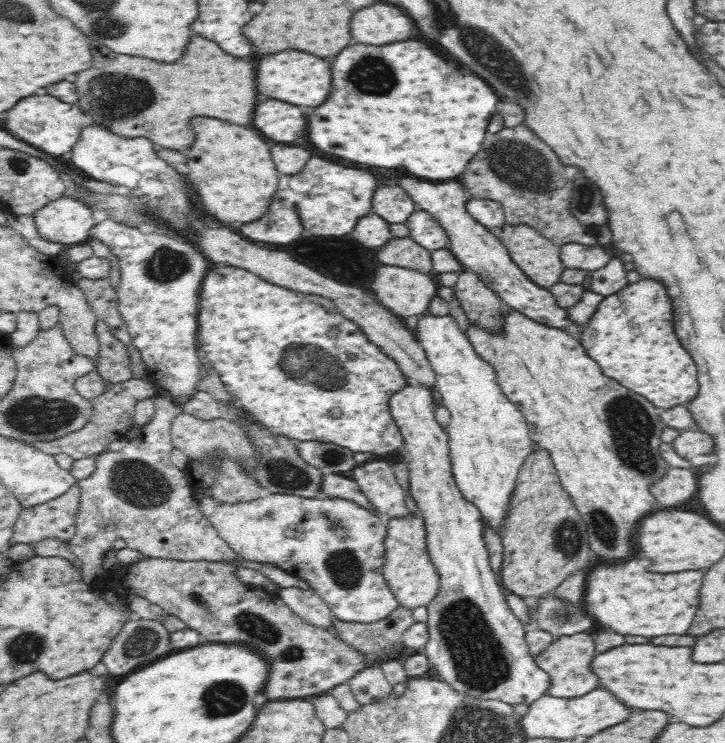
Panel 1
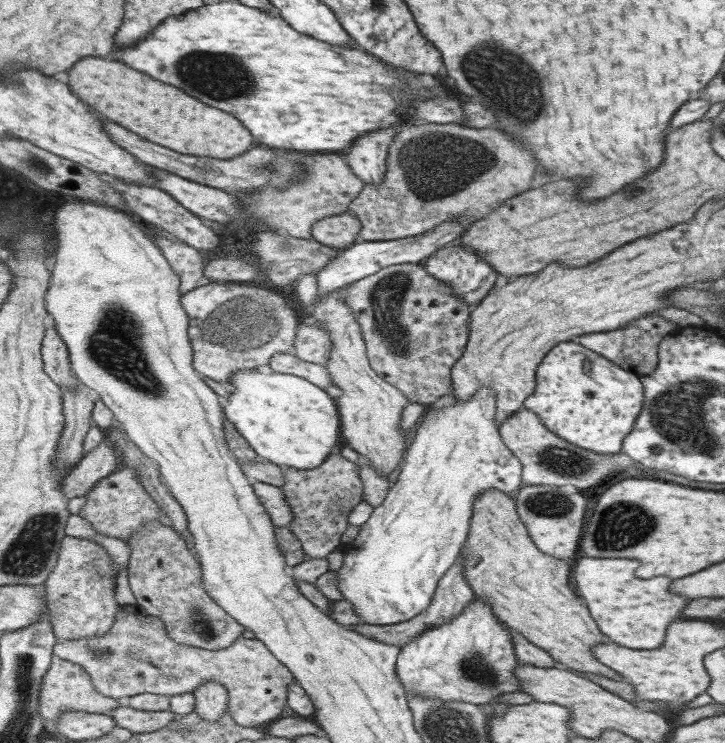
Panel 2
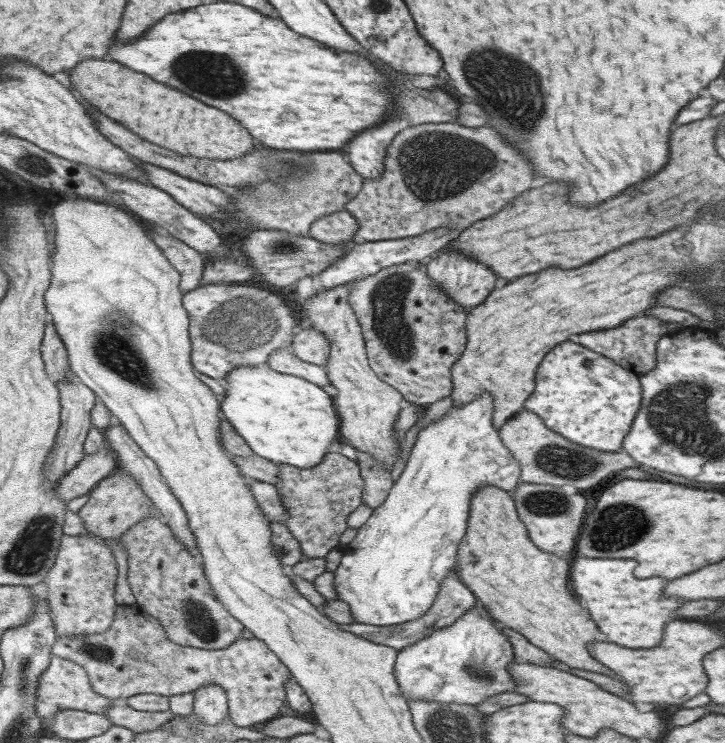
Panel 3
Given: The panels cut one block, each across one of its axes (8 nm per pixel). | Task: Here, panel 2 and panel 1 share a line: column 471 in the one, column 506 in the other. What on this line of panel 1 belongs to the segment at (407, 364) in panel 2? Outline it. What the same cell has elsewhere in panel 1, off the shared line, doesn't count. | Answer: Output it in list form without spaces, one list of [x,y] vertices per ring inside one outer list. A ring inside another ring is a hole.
[[[462,270],[458,282],[454,284],[454,294],[474,328],[494,336],[504,336],[510,308],[480,274]]]

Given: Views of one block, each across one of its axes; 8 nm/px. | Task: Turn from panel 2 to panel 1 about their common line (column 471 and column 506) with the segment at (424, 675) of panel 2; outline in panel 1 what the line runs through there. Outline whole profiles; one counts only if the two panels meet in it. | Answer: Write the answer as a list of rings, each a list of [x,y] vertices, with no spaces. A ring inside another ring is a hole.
[[[406,380],[402,388],[390,396],[388,406],[390,416],[392,420],[396,420],[396,428],[404,438],[404,450],[400,450],[400,454],[404,456],[404,462],[410,470],[410,492],[420,510],[420,516],[426,522],[428,552],[432,556],[432,562],[436,564],[436,570],[440,572],[440,592],[434,600],[428,602],[430,640],[426,644],[426,658],[432,666],[432,672],[436,674],[436,678],[452,684],[452,688],[456,688],[458,692],[466,692],[474,698],[502,700],[510,706],[532,706],[536,704],[536,700],[550,692],[552,676],[536,664],[536,656],[532,656],[528,648],[526,630],[522,622],[512,614],[500,592],[500,582],[488,562],[488,546],[484,536],[486,524],[480,512],[470,504],[470,500],[464,498],[454,478],[450,460],[450,436],[436,418],[432,388]]]

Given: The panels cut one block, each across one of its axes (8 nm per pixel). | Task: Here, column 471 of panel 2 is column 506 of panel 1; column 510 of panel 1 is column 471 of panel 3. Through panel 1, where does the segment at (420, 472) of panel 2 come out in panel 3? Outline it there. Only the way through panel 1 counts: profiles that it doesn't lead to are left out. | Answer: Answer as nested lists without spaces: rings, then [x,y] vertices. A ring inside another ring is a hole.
[[[481,392],[475,402],[449,408],[445,418],[441,416],[441,420],[421,428],[407,466],[389,494],[389,500],[373,512],[361,530],[357,530],[355,540],[349,544],[349,554],[341,558],[341,566],[335,570],[333,586],[339,600],[351,606],[357,624],[395,628],[429,614],[437,604],[445,580],[459,564],[459,550],[469,532],[469,518],[473,516],[473,496],[489,486],[513,492],[523,482],[521,462],[509,448],[505,448],[501,430],[497,430],[493,420],[495,416],[497,406],[493,404],[493,394]]]

